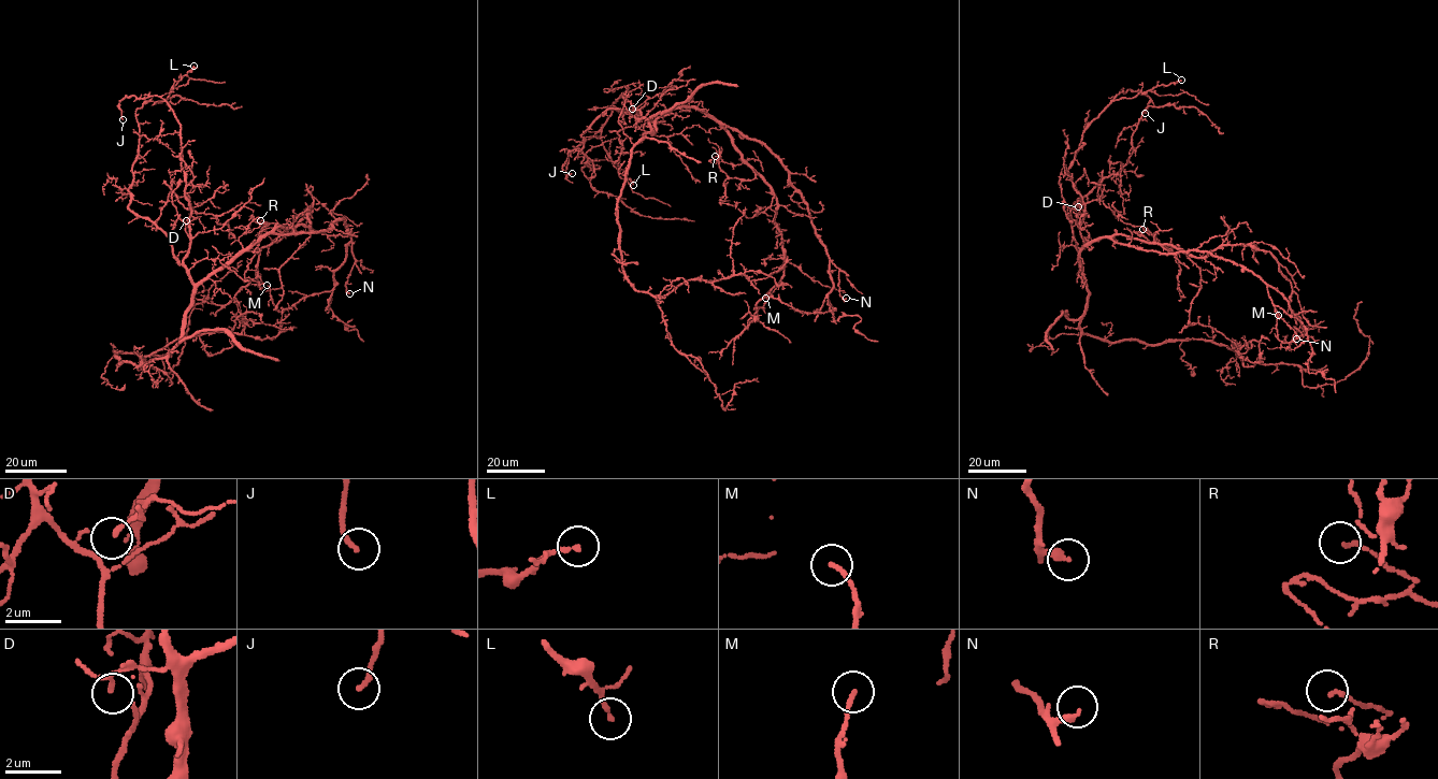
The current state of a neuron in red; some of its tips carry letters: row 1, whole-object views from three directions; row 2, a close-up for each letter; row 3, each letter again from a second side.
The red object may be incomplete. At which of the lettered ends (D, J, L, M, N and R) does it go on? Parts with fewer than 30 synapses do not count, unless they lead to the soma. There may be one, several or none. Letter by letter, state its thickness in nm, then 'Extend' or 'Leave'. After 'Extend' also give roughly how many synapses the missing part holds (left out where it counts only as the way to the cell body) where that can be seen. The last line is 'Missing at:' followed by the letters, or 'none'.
D: Thickness 150 nm. Leave
J: Thickness 170 nm. Leave
L: Thickness 150 nm. Leave
M: Thickness 160 nm. Leave
N: Thickness 240 nm. Leave
R: Thickness 110 nm. Leave
Missing at: none

